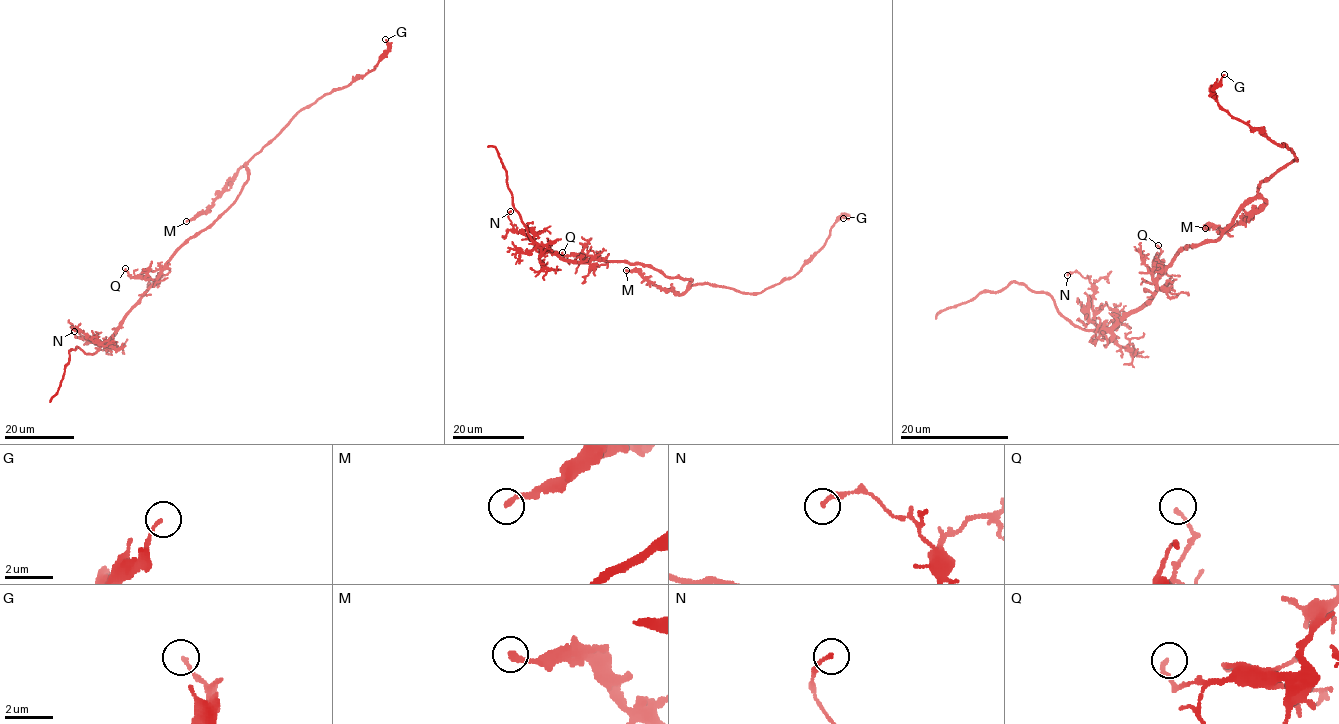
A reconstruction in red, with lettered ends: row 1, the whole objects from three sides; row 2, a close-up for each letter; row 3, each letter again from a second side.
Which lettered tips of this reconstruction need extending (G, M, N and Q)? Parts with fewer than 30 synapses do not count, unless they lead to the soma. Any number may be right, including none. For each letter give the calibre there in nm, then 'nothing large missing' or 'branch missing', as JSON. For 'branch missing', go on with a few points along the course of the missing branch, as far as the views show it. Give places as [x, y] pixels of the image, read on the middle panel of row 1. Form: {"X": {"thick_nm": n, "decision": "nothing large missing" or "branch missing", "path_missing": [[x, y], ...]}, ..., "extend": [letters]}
{"G": {"thick_nm": 130, "decision": "nothing large missing"}, "M": {"thick_nm": 220, "decision": "nothing large missing"}, "N": {"thick_nm": 150, "decision": "nothing large missing"}, "Q": {"thick_nm": 140, "decision": "nothing large missing"}, "extend": []}

